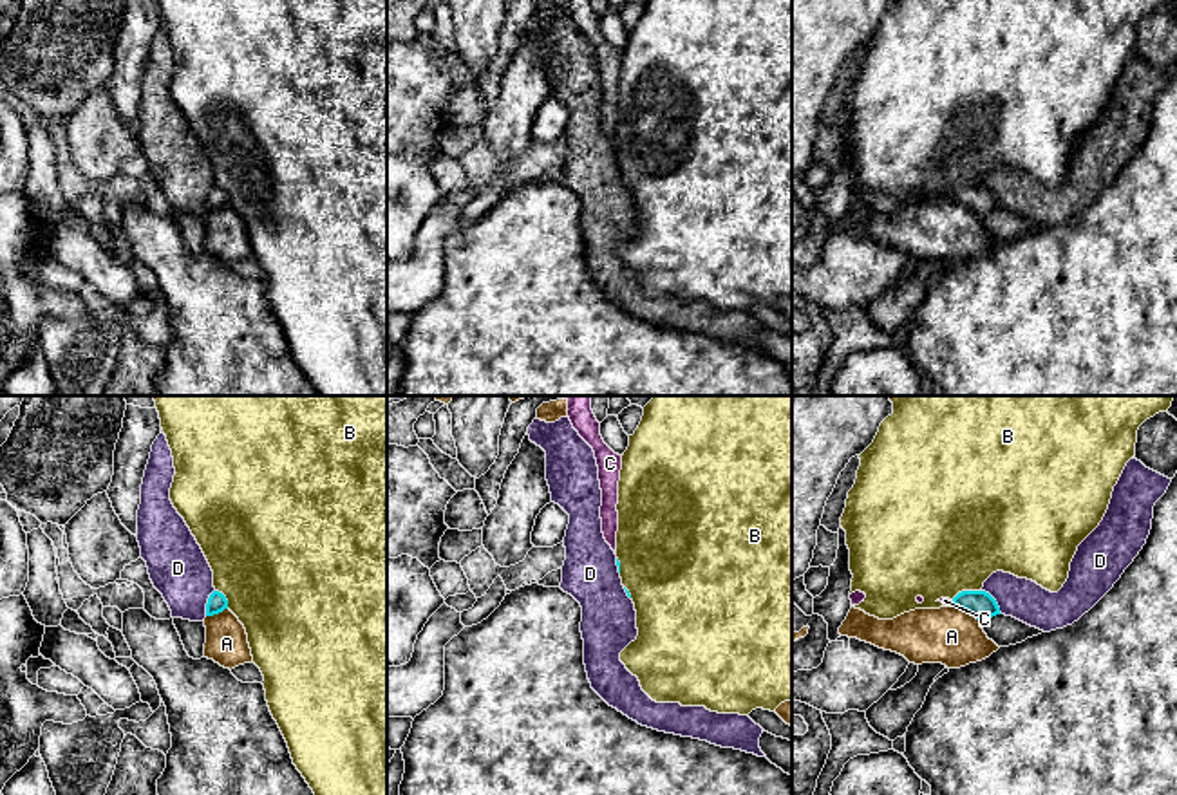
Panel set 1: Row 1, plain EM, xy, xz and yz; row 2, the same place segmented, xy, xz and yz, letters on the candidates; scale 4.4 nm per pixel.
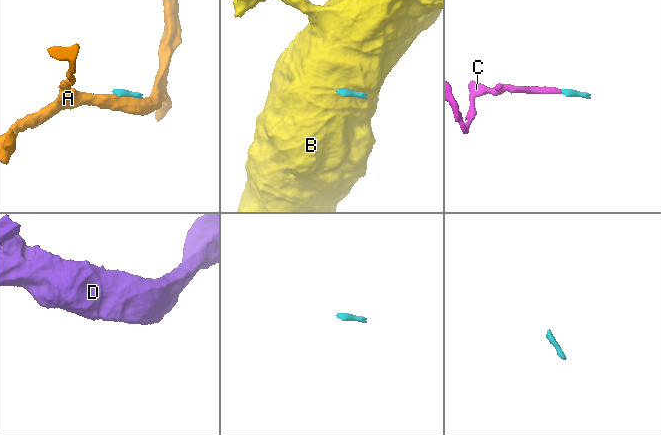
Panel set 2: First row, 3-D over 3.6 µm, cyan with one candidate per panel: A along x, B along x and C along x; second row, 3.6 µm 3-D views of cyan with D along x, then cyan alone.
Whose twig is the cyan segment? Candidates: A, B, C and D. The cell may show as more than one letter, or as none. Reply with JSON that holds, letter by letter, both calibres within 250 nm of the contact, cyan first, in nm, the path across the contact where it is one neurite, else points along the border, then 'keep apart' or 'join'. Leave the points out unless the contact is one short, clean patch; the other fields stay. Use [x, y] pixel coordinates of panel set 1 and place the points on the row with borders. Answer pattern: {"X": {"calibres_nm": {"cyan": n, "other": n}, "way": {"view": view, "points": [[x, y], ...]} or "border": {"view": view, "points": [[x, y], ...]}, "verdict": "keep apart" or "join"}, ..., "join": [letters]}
{"A": {"calibres_nm": {"cyan": 120, "other": 260}, "verdict": "keep apart"}, "B": {"calibres_nm": {"cyan": 120, "other": 480}, "verdict": "keep apart"}, "C": {"calibres_nm": {"cyan": 120, "other": 30}, "way": {"view": "yz", "points": [[982, 606], [977, 602], [953, 602], [944, 600]]}, "verdict": "join"}, "D": {"calibres_nm": {"cyan": 120, "other": 180}, "verdict": "keep apart"}, "join": ["C"]}

